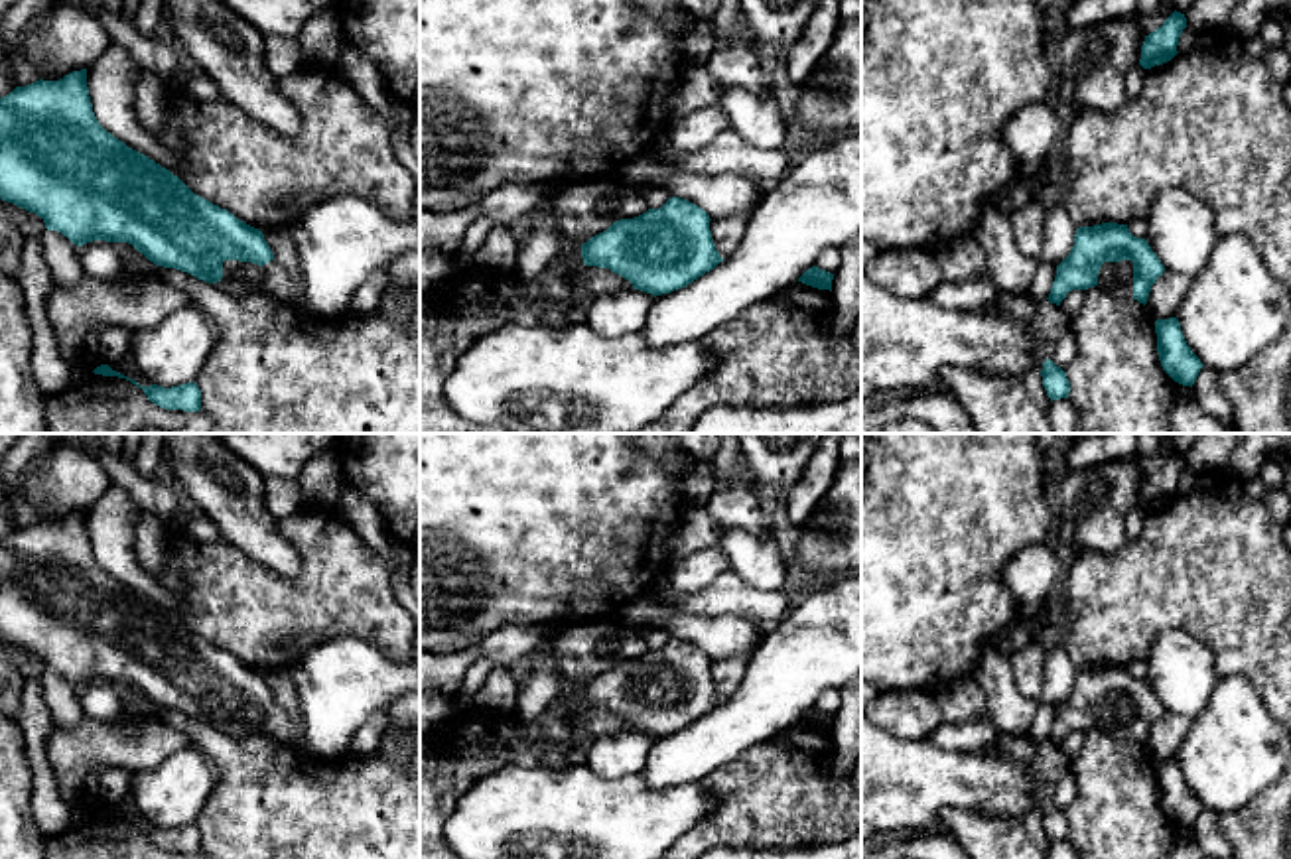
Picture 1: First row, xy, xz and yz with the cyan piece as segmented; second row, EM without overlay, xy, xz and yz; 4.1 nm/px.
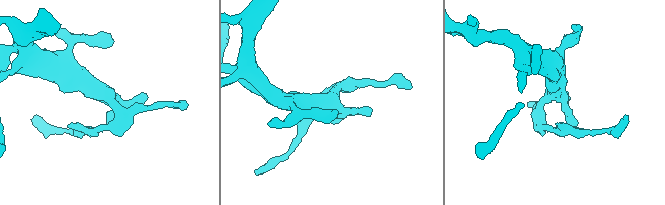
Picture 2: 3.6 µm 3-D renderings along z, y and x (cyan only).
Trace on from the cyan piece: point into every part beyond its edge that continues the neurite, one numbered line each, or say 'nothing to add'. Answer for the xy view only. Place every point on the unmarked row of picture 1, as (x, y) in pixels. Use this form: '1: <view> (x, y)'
1: xy (239, 720)

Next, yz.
1: yz (1116, 720)

